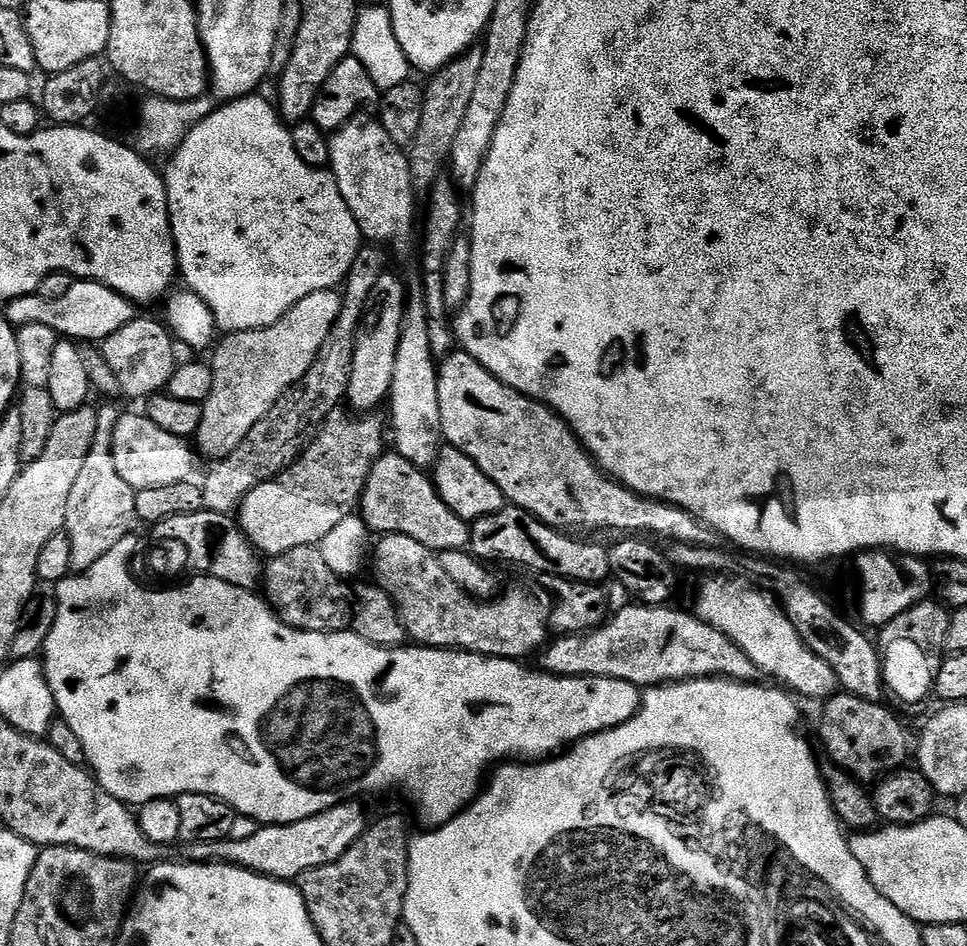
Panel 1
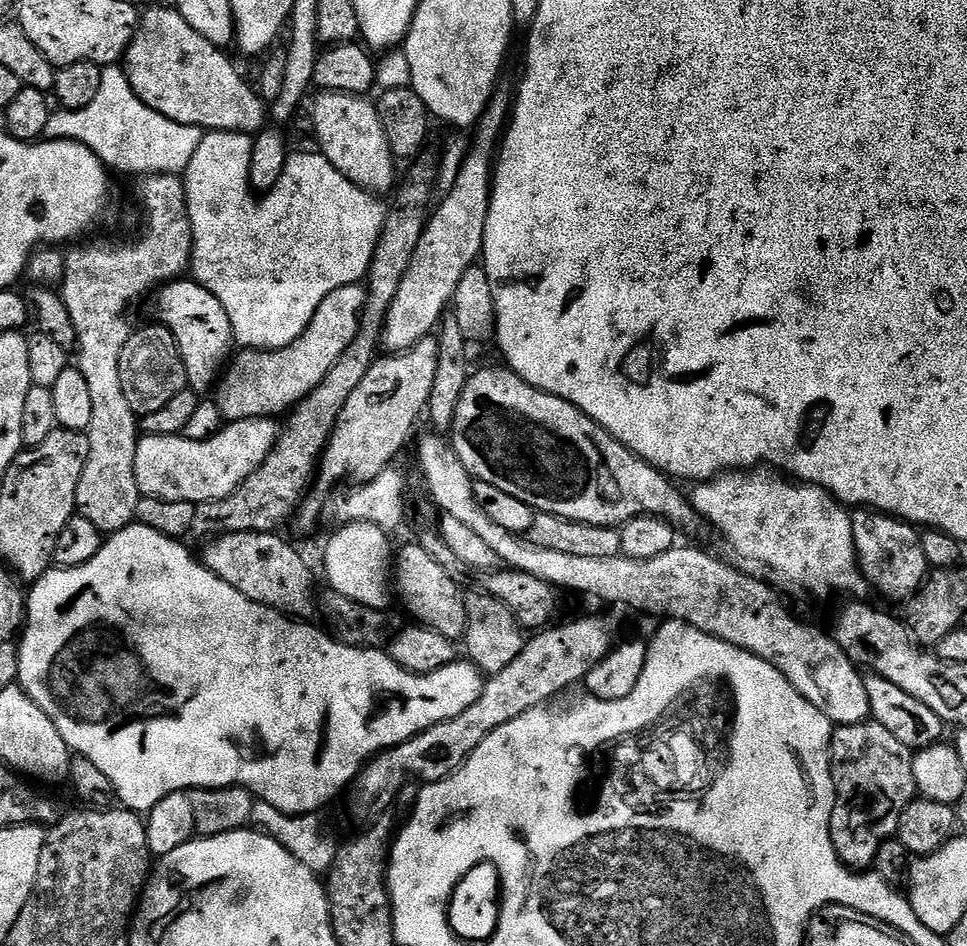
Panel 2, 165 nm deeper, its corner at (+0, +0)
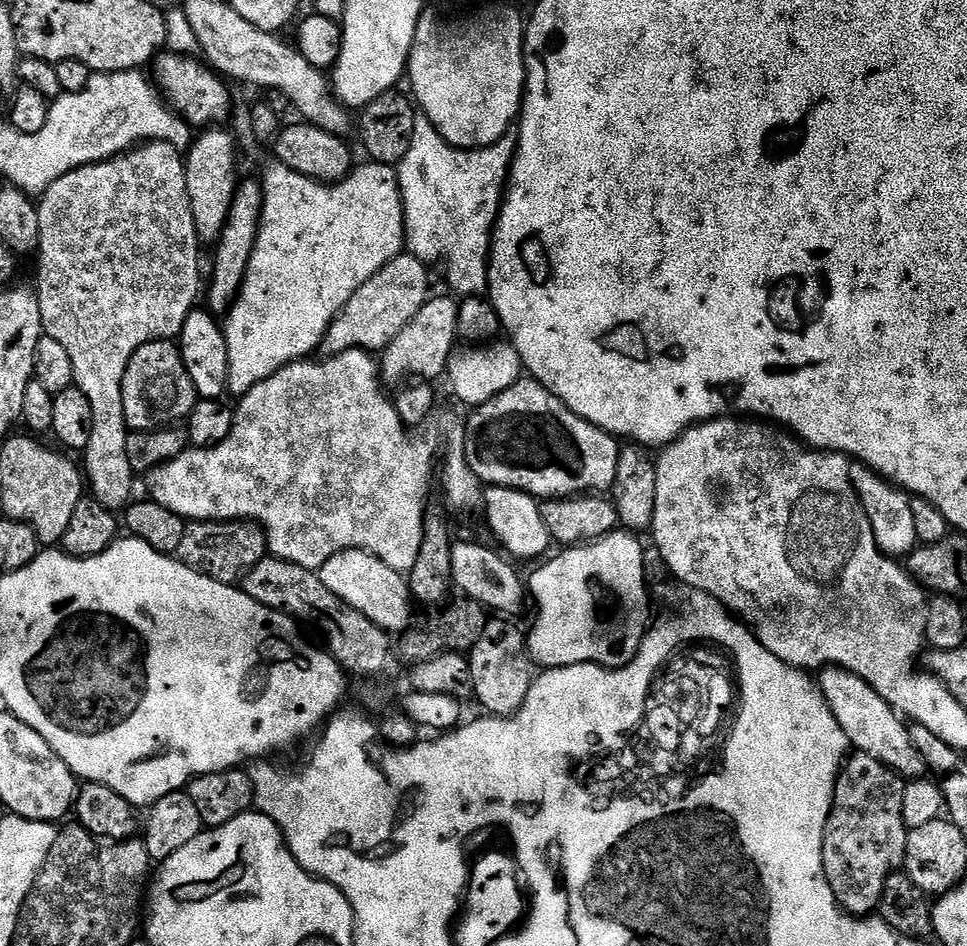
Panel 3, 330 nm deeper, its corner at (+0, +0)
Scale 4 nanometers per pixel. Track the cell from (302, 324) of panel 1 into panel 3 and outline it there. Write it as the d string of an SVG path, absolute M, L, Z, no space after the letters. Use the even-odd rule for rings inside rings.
M401 254L393 258L382 270L378 270L378 274L374 274L374 278L370 278L370 282L366 282L366 286L358 290L358 294L354 294L354 298L332 321L319 351L324 352L325 357L337 356L355 348L363 348L373 354L383 353L390 342L394 342L394 338L398 338L398 334L414 322L424 303L430 299L428 272L429 265L414 256Z

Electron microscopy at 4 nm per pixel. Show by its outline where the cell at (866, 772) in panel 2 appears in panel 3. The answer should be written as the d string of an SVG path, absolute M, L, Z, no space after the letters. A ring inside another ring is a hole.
M862 751L849 755L836 777L836 793L824 827L822 862L826 882L849 916L873 915L880 907L886 878L903 869L910 831L902 818L904 785L899 772Z

